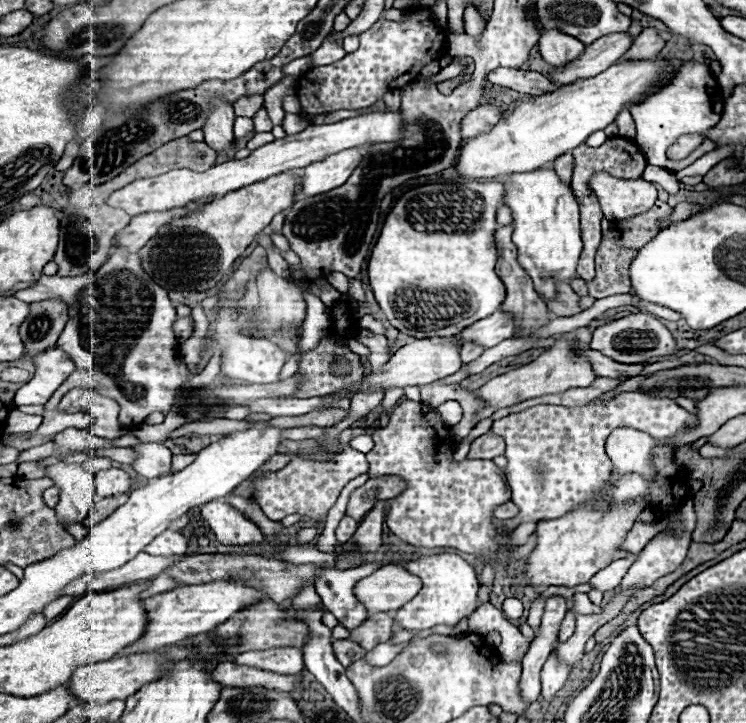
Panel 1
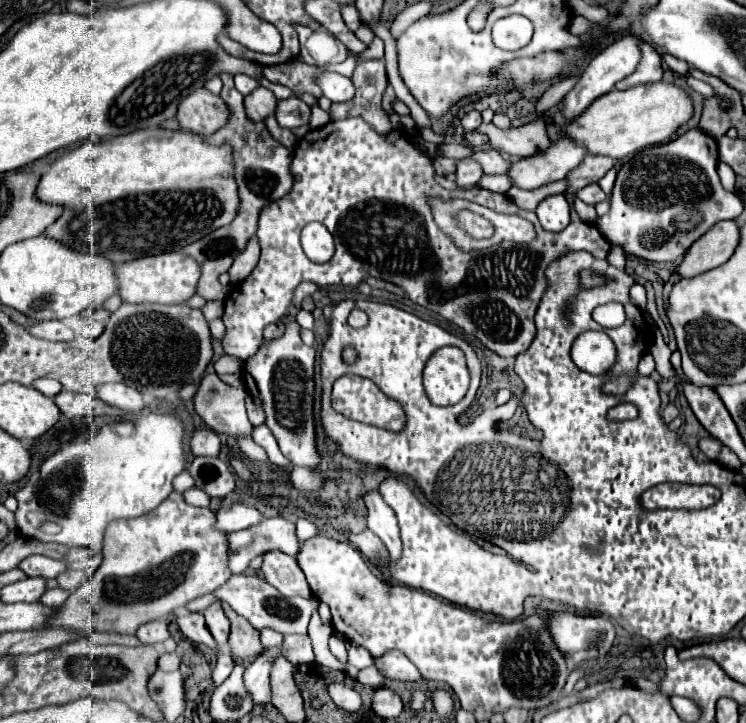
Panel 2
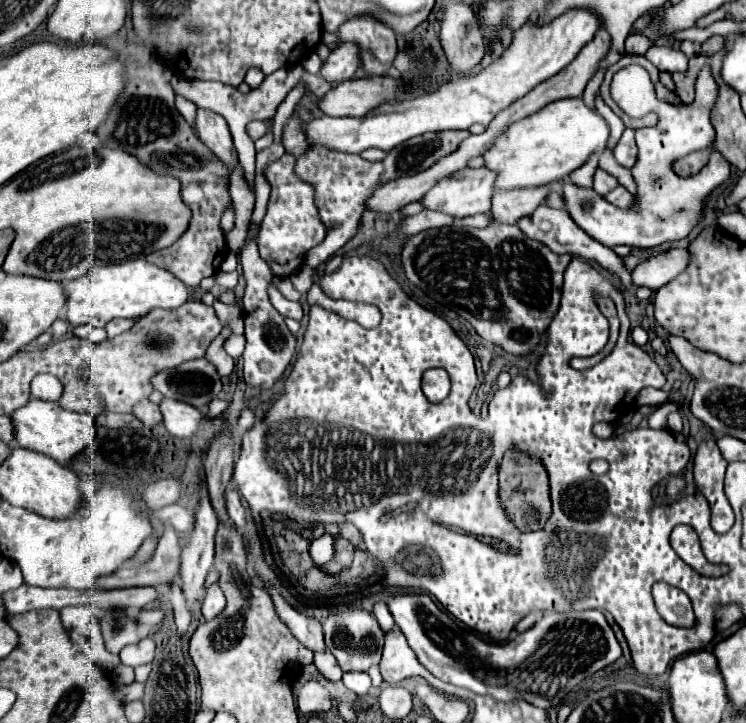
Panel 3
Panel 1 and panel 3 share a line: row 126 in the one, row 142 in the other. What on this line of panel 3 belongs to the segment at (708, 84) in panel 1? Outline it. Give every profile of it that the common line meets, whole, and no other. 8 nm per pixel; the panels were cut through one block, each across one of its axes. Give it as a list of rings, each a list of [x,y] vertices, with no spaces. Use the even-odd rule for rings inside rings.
[[[704,66],[698,72],[692,104],[668,104],[658,98],[648,100],[648,112],[654,112],[658,116],[658,124],[654,128],[636,130],[636,144],[640,158],[646,158],[650,166],[650,198],[648,192],[644,190],[640,192],[642,198],[636,202],[636,208],[622,210],[606,202],[592,188],[580,188],[572,182],[564,182],[562,196],[570,218],[588,236],[610,248],[618,244],[628,244],[632,248],[652,248],[664,242],[686,238],[692,226],[700,222],[700,212],[704,208],[706,196],[730,176],[728,160],[724,160],[724,156],[716,150],[712,150],[708,164],[698,174],[682,178],[672,170],[672,162],[676,158],[712,146],[714,128],[710,124],[710,110],[716,104],[716,98],[718,98],[718,84],[712,76],[712,70]]]

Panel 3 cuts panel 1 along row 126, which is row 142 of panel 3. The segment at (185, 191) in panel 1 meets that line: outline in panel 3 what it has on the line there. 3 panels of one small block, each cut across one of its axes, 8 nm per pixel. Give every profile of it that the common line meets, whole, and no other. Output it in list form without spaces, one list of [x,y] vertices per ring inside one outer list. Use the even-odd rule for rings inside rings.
[[[568,10],[546,26],[524,26],[514,32],[510,46],[484,70],[472,76],[452,76],[450,82],[438,90],[416,98],[404,98],[392,104],[380,104],[362,118],[330,118],[320,116],[302,124],[302,132],[310,146],[324,146],[328,150],[358,154],[366,148],[392,150],[398,144],[420,136],[424,132],[440,130],[468,130],[474,122],[488,126],[492,118],[508,108],[518,98],[526,96],[536,84],[548,80],[566,68],[580,48],[592,40],[600,20],[588,10]]]

